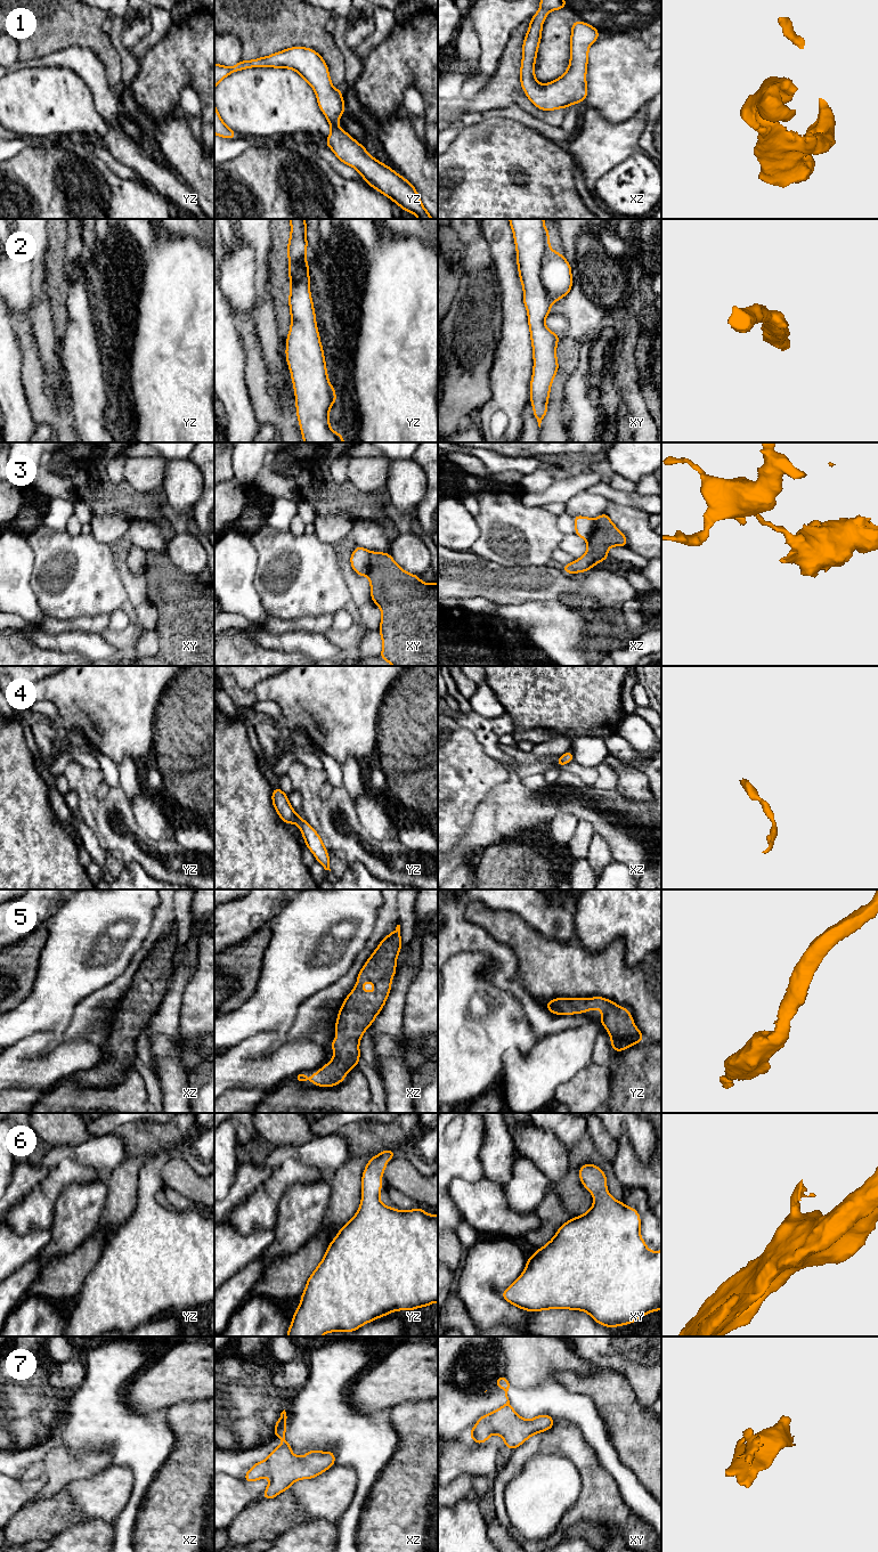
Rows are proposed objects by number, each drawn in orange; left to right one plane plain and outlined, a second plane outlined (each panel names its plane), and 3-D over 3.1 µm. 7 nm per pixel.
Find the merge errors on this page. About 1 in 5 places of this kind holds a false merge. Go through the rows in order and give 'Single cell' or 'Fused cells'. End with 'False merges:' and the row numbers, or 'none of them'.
1: Single cell
2: Fused cells
3: Fused cells
4: Single cell
5: Single cell
6: Single cell
7: Single cell
False merges: 2, 3

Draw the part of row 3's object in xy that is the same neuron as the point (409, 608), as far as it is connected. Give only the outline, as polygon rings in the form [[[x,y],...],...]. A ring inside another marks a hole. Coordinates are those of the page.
[[[372,552],[367,575],[371,598],[382,611],[379,632],[383,649],[380,657],[393,666],[438,666],[438,584],[422,583],[420,577],[403,570],[390,553]]]

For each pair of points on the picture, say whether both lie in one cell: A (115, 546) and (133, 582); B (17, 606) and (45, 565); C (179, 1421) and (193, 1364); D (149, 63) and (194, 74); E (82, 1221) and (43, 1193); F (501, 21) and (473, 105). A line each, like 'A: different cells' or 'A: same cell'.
A: same cell
B: different cells
C: different cells
D: same cell
E: different cells
F: different cells

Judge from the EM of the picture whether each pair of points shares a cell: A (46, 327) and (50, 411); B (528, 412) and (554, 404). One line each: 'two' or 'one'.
A: two
B: two

